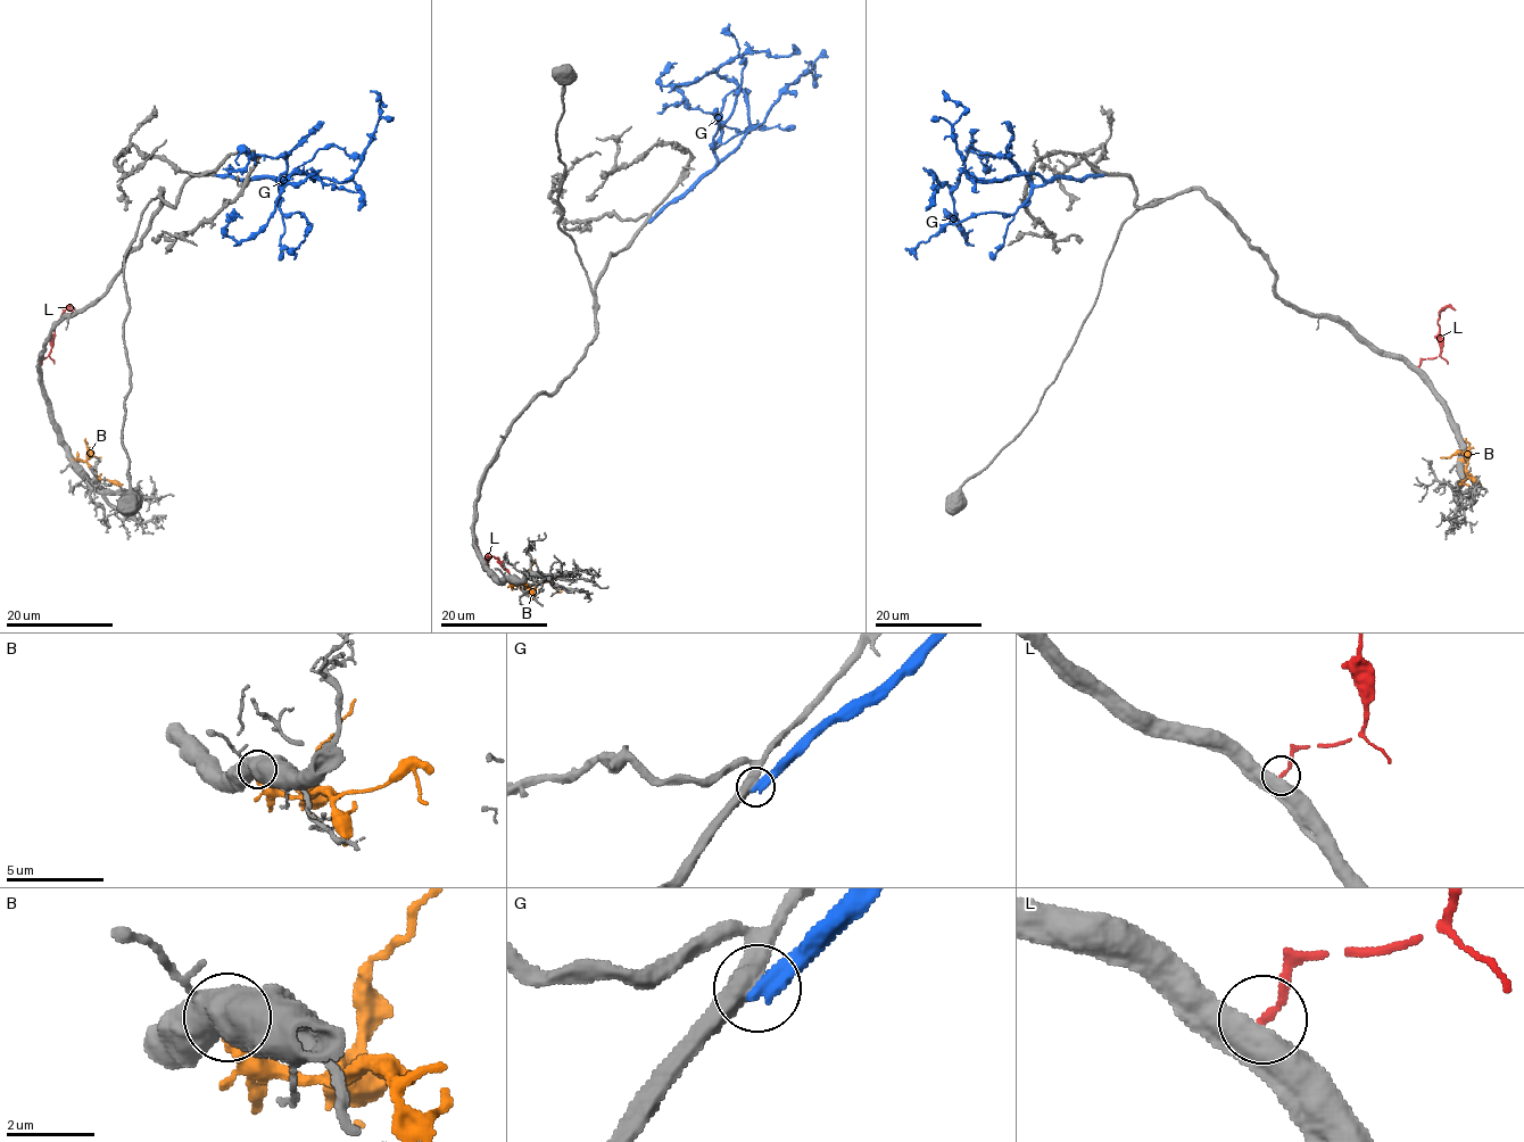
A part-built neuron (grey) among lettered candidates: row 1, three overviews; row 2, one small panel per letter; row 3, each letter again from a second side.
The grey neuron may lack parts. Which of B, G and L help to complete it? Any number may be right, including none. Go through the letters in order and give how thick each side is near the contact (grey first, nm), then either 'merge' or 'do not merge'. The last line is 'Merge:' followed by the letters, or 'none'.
B: calibres 480 and 480 nm; do not merge
G: calibres 500 and 440 nm; do not merge
L: calibres 500 and 170 nm; do not merge
Merge: none

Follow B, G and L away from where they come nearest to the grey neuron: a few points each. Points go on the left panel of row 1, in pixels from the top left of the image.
B: (74, 460), (85, 463), (94, 476), (121, 487), (127, 497)
G: (214, 174), (315, 178), (293, 173), (274, 214), (246, 239), (234, 241), (224, 228), (234, 208)
L: (40, 366), (49, 353), (51, 336), (61, 313), (68, 306), (75, 309)

